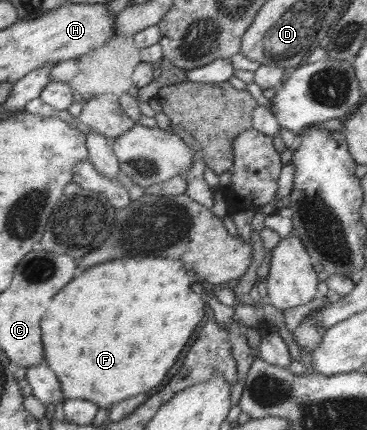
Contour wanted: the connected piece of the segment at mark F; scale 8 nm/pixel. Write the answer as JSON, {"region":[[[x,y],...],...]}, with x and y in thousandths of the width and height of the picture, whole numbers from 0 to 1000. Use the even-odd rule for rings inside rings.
{"region":[[[379,595],[281,609],[199,647],[144,693],[128,735],[150,740],[150,767],[117,767],[112,781],[123,844],[161,879],[174,928],[226,928],[270,949],[297,949],[433,898],[460,856],[482,842],[482,828],[537,753],[564,733],[572,733],[567,709],[520,670],[520,647],[499,607],[441,595]]]}

